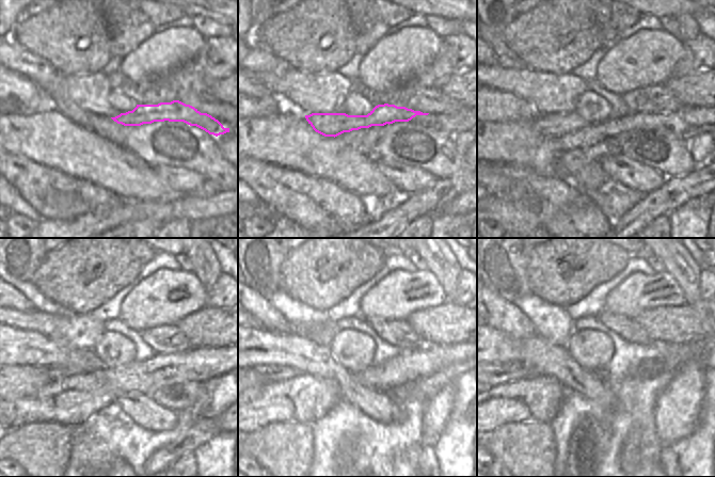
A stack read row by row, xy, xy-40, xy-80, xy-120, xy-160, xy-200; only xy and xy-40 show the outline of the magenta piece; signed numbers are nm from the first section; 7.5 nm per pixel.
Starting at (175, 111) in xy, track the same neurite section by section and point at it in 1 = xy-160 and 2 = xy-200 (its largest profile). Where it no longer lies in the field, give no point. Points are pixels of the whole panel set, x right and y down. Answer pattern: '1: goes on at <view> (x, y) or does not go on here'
1: goes on at xy-160 (267, 372)
2: goes on at xy-200 (498, 374)

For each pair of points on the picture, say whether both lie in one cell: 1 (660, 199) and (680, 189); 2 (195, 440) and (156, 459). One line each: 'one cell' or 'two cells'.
1: one cell
2: one cell

